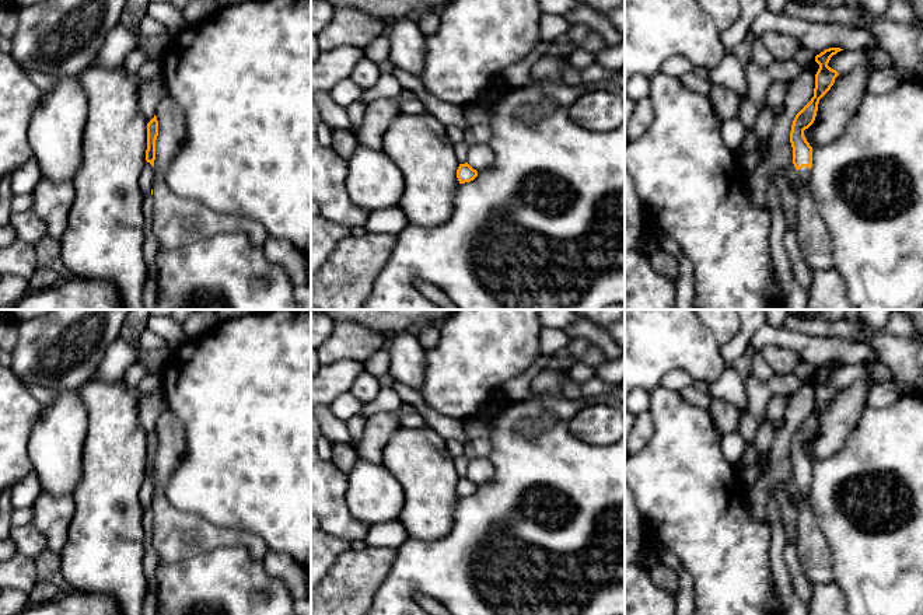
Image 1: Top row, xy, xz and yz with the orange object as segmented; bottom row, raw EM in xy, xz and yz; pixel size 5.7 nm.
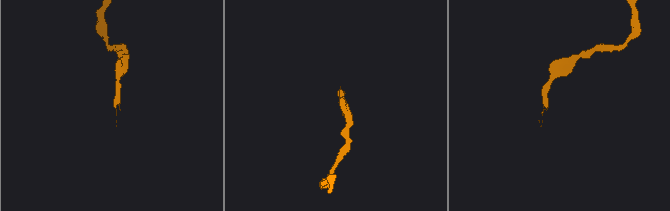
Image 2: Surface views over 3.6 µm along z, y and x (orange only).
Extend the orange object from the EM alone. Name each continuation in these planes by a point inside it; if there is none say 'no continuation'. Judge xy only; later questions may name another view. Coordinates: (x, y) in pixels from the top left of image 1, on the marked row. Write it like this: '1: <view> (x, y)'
1: xy (177, 222)

